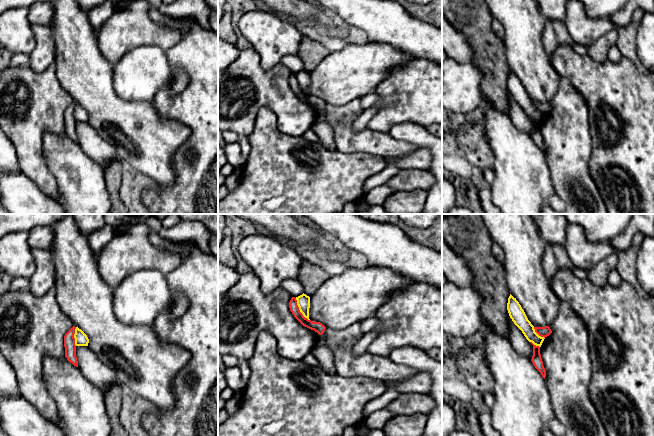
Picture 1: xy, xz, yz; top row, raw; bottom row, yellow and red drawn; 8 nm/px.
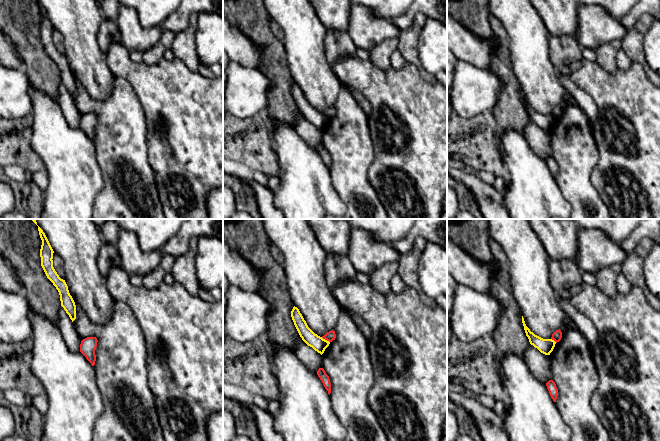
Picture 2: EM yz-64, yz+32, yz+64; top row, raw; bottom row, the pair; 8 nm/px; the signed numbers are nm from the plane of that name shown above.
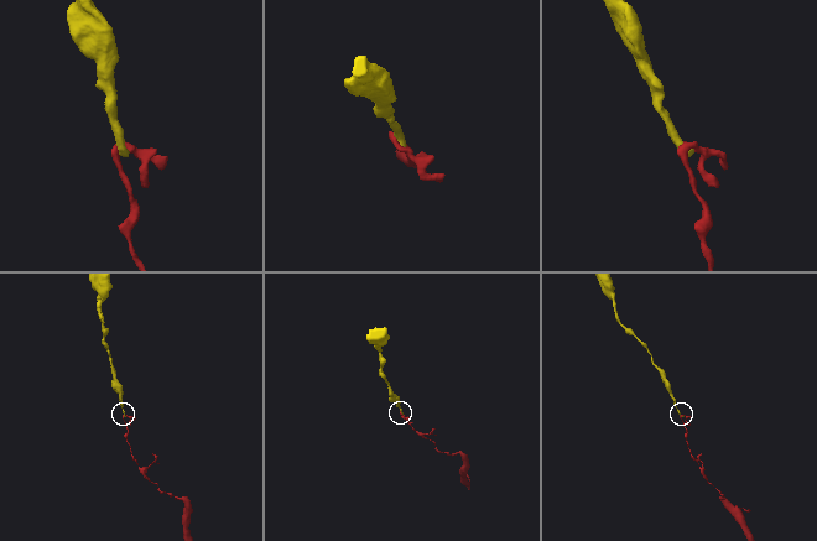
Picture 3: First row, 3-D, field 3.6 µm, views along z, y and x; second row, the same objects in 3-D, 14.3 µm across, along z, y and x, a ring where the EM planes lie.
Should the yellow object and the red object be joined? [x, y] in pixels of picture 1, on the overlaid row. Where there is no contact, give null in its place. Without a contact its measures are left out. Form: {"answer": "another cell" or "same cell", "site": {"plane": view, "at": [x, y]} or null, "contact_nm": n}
{"answer": "another cell", "site": {"plane": "xz", "at": [299, 309]}, "contact_nm": 220}

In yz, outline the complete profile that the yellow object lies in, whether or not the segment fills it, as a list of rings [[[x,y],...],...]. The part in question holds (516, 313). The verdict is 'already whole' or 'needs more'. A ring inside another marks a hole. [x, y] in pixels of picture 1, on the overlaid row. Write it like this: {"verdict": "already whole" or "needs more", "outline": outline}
{"verdict": "already whole", "outline": [[[511,294],[508,298],[507,310],[514,324],[522,331],[529,342],[541,347],[544,337],[539,336],[534,329],[534,326],[528,320],[524,310],[519,302]]]}

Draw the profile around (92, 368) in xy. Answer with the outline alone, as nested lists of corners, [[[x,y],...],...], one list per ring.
[[[76,346],[76,357],[82,374],[103,394],[112,384],[119,383],[115,373],[88,346]]]

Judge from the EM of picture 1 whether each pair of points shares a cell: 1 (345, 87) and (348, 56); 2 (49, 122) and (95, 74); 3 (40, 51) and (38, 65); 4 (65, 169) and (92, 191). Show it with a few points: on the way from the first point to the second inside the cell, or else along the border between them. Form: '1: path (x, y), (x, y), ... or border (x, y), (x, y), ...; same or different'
1: path (345, 79), (348, 73), (348, 64); same
2: border (58, 79), (61, 86), (74, 101); different
3: path (40, 54), (38, 62); same
4: path (72, 172), (85, 185); same

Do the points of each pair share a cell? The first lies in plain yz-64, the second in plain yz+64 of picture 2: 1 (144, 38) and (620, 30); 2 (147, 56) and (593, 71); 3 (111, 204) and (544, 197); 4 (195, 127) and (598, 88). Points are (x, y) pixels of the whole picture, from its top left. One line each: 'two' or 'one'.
1: one
2: two
3: two
4: one

